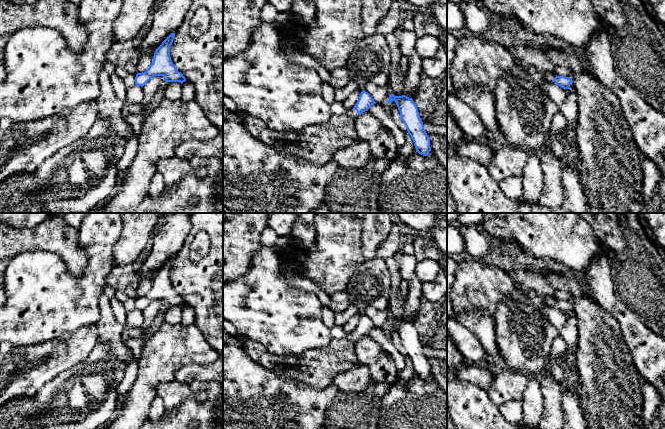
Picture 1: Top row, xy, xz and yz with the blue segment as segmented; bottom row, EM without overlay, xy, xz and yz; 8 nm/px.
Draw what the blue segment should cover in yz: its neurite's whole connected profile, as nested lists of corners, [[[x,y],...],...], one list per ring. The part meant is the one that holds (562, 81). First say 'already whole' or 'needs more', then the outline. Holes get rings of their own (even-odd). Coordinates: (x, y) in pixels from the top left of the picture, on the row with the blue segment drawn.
needs more; [[[556,75],[554,83],[564,89],[569,89],[571,92],[575,92],[575,87],[570,77]]]

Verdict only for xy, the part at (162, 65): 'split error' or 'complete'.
complete

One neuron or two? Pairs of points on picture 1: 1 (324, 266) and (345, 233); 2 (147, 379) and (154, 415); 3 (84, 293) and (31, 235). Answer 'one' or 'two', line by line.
1: one
2: two
3: two

